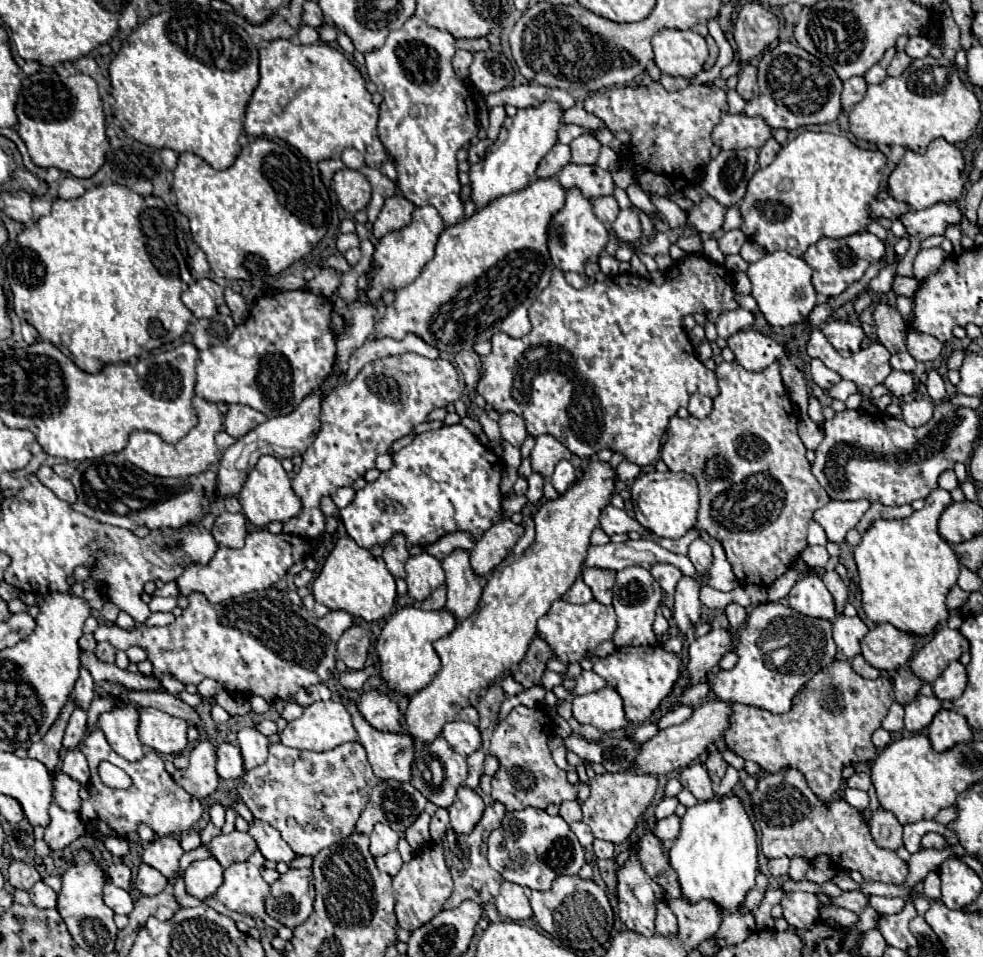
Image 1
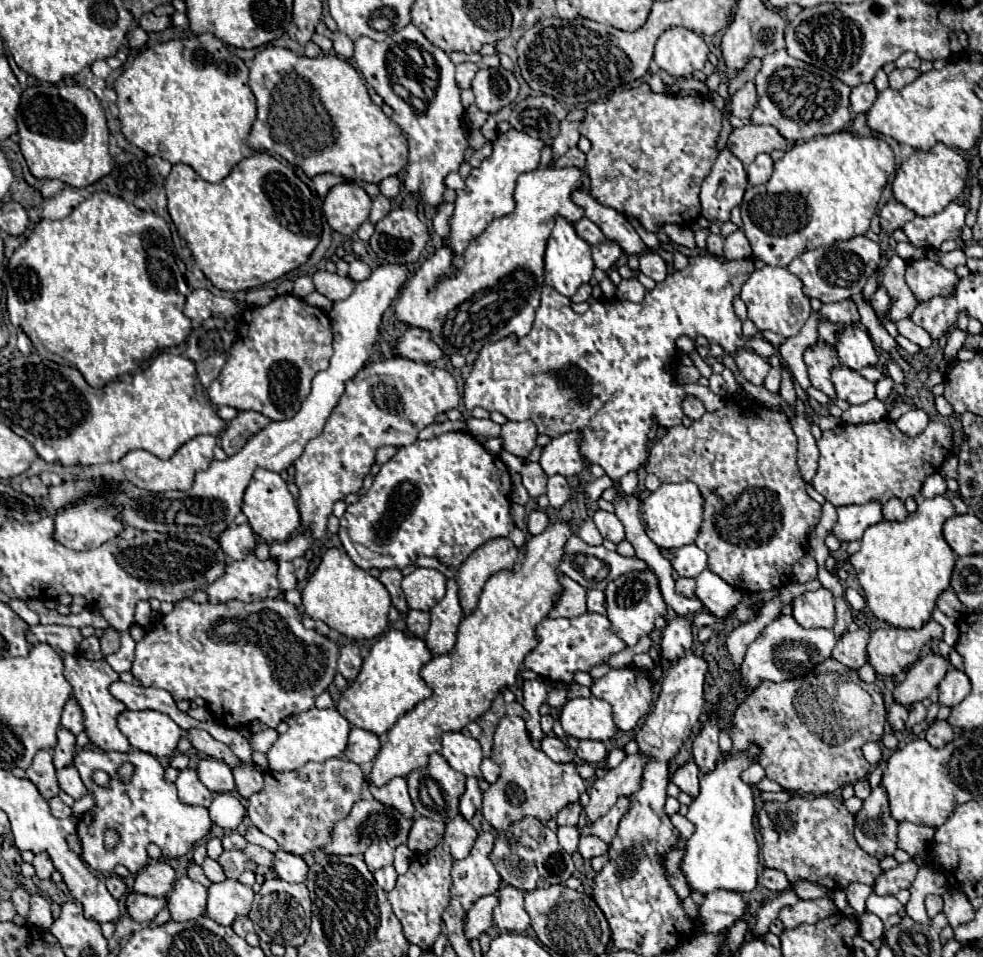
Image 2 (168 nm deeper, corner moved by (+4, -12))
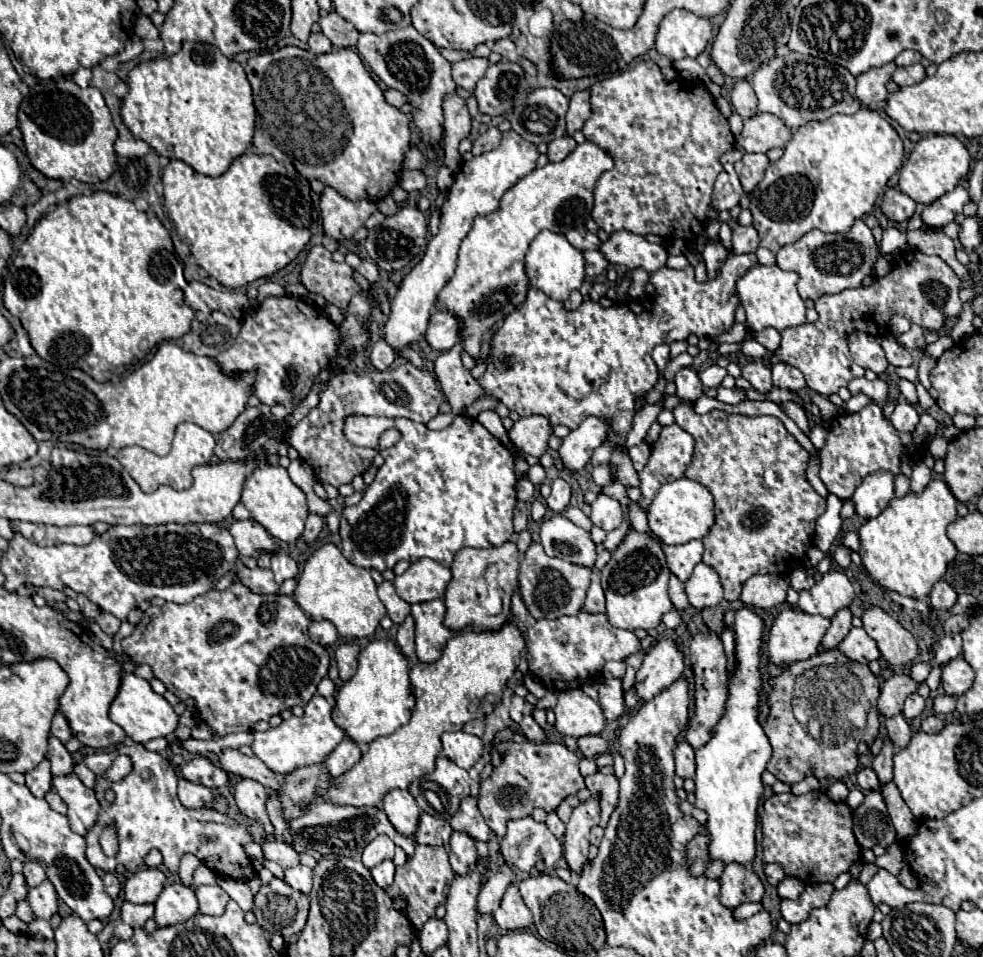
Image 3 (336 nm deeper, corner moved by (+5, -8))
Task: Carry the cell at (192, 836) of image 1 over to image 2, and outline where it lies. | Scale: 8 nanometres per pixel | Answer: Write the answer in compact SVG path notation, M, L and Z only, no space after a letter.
M189 862L189 878L191 880L195 880L195 882L199 882L199 884L203 884L203 886L211 886L211 882L209 882L209 878L203 874L203 870L197 866L197 864L193 864L193 862Z

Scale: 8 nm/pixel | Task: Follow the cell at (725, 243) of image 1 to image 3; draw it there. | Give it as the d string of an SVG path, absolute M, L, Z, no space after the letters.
M736 226L732 230L732 246L734 246L734 254L756 252L758 232L752 226Z

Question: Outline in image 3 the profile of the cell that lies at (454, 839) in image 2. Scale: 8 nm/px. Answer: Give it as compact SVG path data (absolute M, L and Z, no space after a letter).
M452 832L450 838L450 864L456 874L466 874L476 862L476 844L466 832Z

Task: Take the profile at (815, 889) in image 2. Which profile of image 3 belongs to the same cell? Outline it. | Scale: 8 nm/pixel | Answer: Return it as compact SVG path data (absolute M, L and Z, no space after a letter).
M786 876L786 878L778 884L778 894L780 894L782 898L796 900L802 892L804 892L804 884L802 884L798 878L792 878L792 876Z

